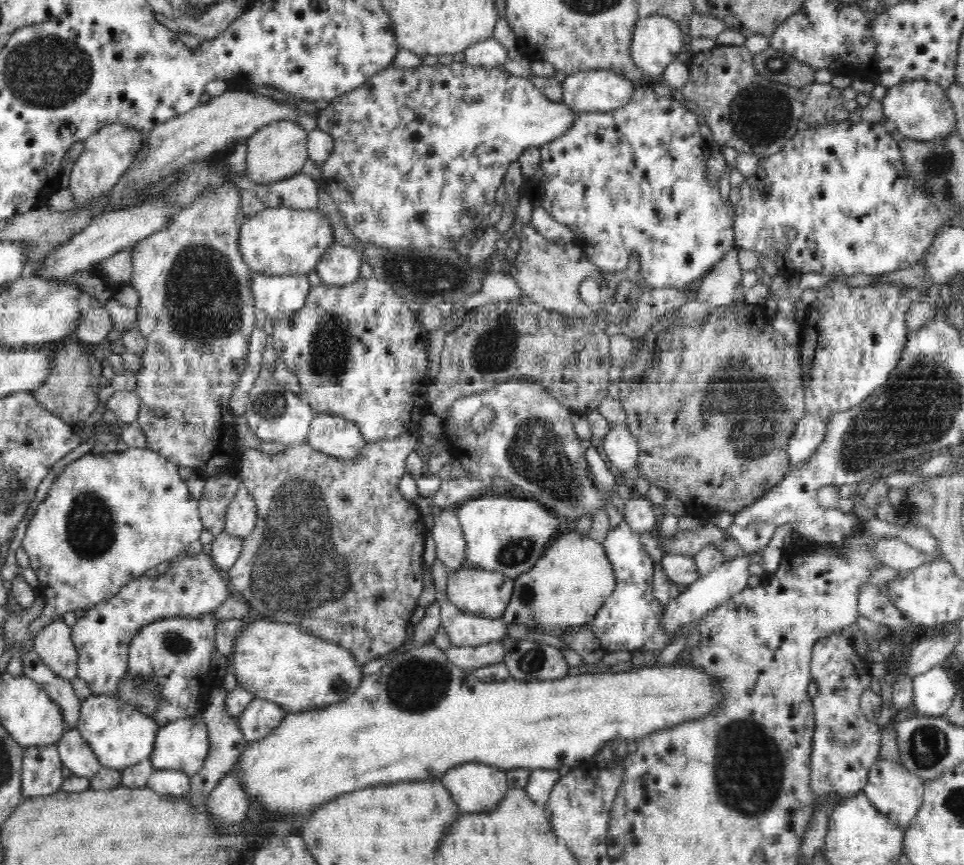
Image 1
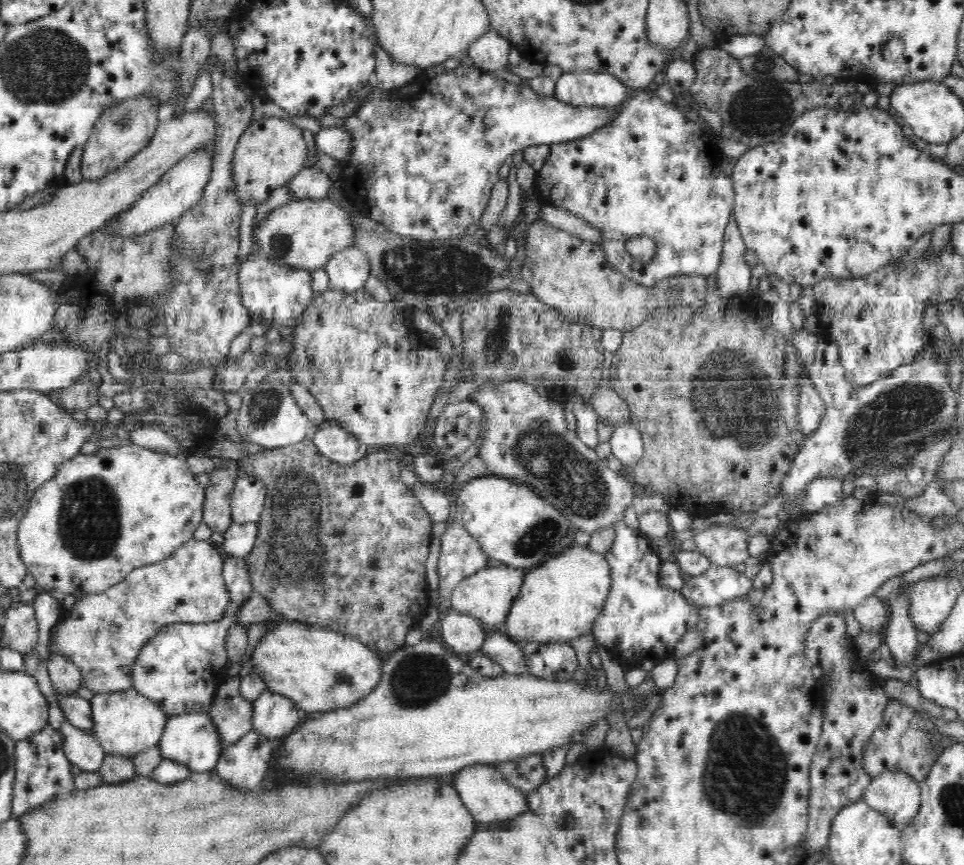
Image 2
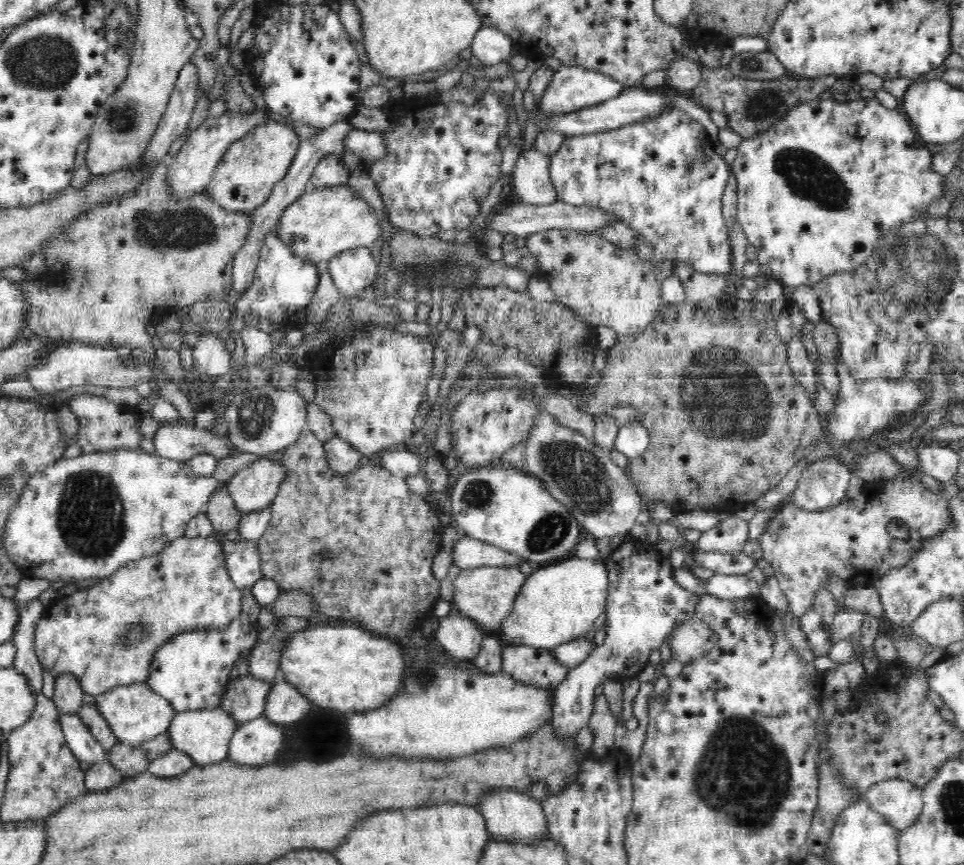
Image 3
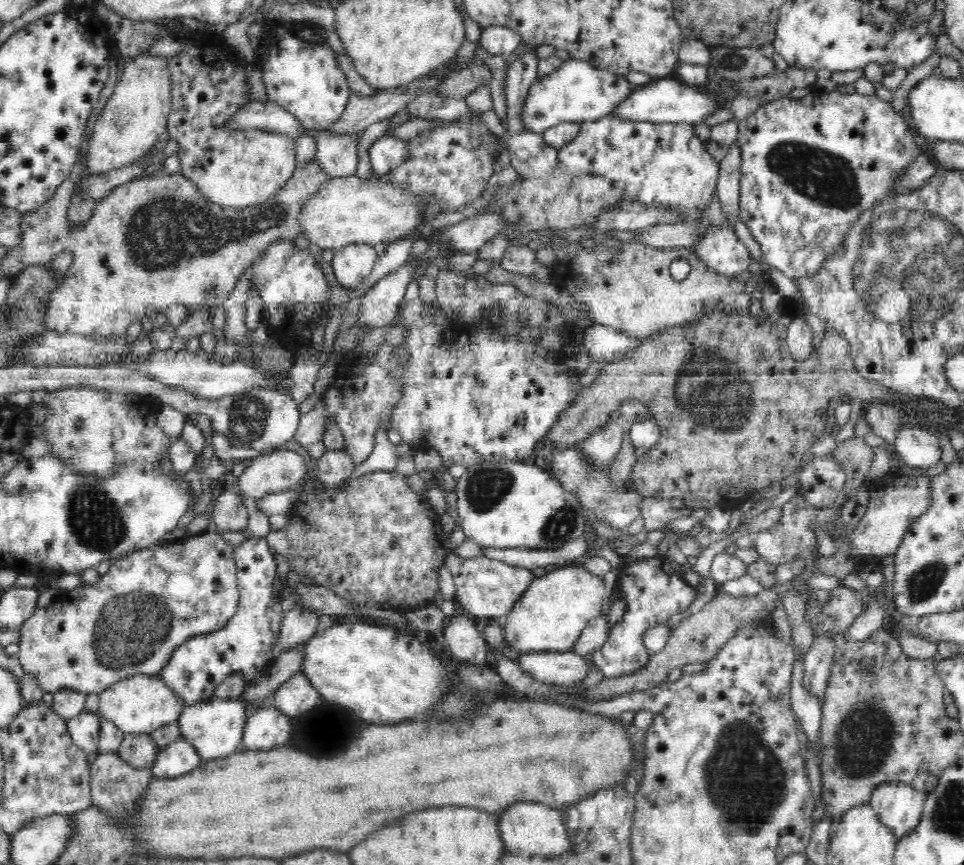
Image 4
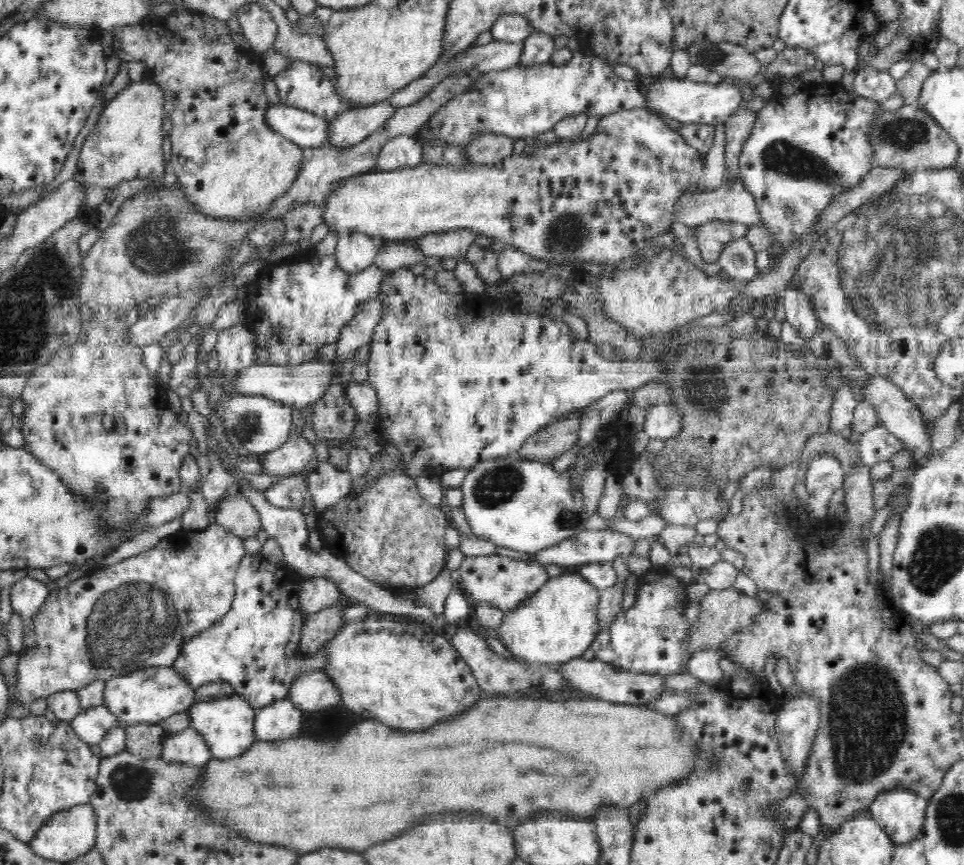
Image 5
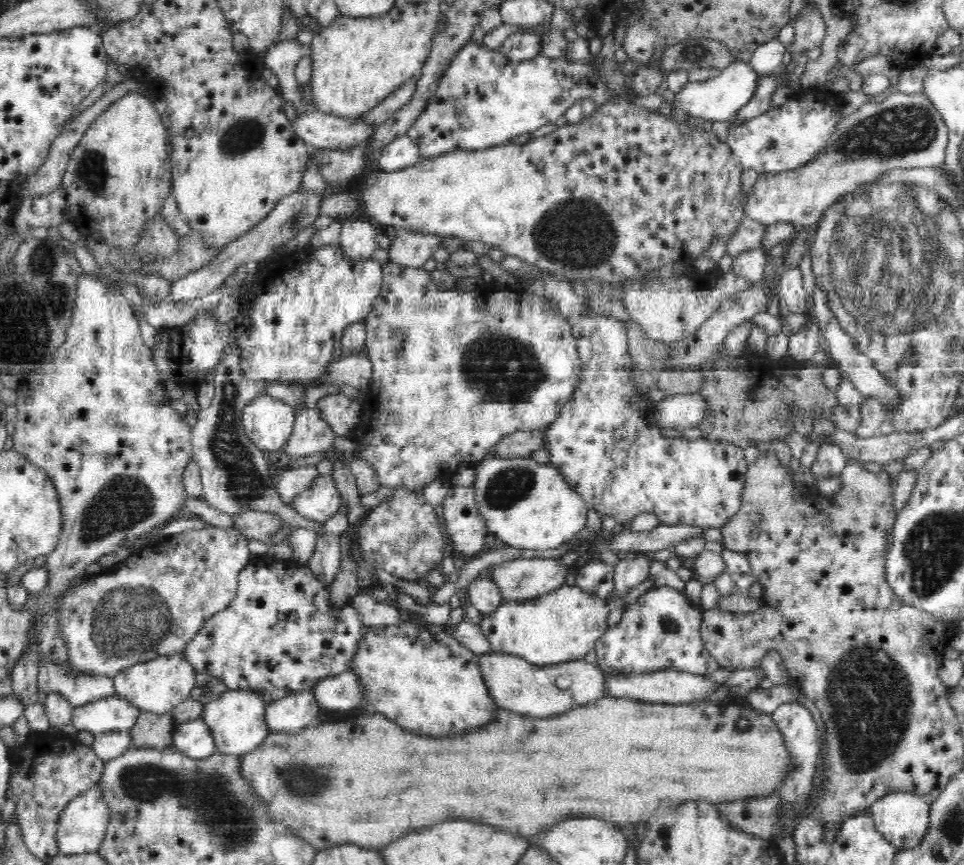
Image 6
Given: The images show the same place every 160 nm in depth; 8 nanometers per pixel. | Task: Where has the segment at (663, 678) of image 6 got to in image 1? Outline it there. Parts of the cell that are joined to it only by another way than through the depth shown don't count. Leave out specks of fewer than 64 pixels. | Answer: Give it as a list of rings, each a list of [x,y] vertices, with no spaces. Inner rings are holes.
[[[501,640],[474,647],[451,646],[446,650],[448,659],[460,668],[475,669],[476,667],[502,663],[505,648]]]

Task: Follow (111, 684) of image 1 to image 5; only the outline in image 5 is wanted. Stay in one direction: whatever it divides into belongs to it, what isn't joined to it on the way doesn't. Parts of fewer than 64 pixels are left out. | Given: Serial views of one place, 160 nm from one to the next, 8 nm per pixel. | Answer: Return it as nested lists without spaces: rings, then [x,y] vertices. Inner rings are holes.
[[[215,522],[201,530],[182,528],[150,550],[105,569],[90,570],[57,590],[58,598],[50,593],[44,606],[32,617],[36,647],[19,653],[19,680],[11,689],[8,708],[14,704],[29,706],[34,700],[47,698],[56,692],[76,691],[93,681],[106,682],[138,669],[173,666],[185,641],[210,627],[230,610],[235,597],[234,576],[247,553],[244,541]]]

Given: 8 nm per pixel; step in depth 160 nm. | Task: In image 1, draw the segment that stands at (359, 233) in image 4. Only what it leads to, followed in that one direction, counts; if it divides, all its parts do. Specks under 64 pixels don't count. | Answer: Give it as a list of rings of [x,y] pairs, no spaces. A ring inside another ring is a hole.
[[[267,208],[247,217],[240,230],[241,255],[252,273],[261,272],[266,276],[286,276],[286,274],[308,275],[320,260],[320,256],[333,242],[333,228],[325,214],[317,209]]]

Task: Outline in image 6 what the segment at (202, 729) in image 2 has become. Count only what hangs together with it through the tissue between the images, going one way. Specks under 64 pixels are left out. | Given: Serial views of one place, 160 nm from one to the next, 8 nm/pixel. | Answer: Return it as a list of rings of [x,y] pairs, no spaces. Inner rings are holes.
[[[230,690],[204,705],[201,719],[209,725],[213,733],[215,749],[218,753],[243,757],[258,748],[271,732],[266,724],[265,710],[268,703],[258,692],[252,690]]]

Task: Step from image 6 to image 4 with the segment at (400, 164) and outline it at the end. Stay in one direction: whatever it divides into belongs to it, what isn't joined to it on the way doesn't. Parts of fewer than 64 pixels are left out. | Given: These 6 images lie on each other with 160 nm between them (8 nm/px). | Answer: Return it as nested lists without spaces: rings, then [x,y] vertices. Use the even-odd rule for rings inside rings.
[[[388,135],[380,137],[370,146],[369,158],[375,176],[386,176],[390,169],[393,169],[407,159],[407,141]]]

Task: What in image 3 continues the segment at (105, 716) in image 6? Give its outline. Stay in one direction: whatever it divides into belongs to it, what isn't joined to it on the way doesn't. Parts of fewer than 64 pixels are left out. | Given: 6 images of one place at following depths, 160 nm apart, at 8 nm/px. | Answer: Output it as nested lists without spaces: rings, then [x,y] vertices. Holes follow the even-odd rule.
[[[59,714],[61,729],[63,730],[66,744],[74,753],[74,756],[88,764],[98,764],[106,756],[106,750],[96,740],[96,737],[89,731],[88,725],[81,720],[81,717],[74,714]]]

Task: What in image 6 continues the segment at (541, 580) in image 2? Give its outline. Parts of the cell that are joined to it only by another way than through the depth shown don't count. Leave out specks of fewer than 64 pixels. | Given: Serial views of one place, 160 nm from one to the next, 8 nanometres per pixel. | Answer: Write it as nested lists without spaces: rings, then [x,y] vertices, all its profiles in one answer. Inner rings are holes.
[[[563,584],[552,592],[524,600],[504,601],[494,612],[482,614],[480,627],[493,652],[516,655],[536,666],[582,659],[608,628],[608,604],[576,585]]]

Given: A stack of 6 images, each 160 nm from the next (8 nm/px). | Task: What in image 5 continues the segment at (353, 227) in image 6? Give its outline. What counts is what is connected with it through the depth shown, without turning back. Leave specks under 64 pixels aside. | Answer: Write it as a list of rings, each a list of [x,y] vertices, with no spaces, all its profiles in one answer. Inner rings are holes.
[[[350,232],[338,237],[335,257],[342,269],[358,271],[374,265],[381,244],[367,234]]]

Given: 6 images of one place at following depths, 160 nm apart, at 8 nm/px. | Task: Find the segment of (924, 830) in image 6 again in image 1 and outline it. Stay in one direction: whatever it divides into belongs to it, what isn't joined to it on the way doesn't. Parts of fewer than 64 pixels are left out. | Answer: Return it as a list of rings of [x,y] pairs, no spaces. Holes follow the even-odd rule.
[[[878,760],[868,771],[868,778],[863,792],[884,816],[888,817],[903,831],[910,828],[911,820],[917,815],[923,803],[923,780],[893,760]]]

